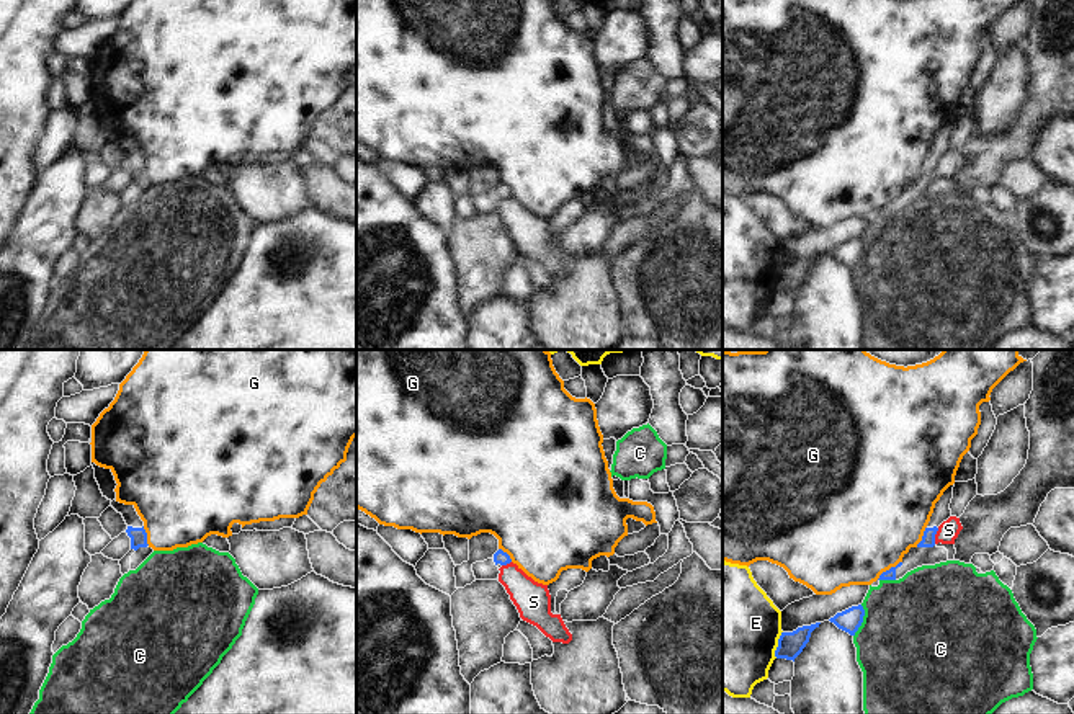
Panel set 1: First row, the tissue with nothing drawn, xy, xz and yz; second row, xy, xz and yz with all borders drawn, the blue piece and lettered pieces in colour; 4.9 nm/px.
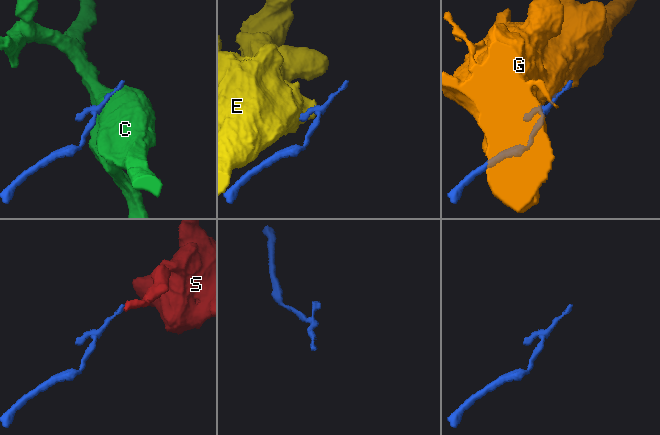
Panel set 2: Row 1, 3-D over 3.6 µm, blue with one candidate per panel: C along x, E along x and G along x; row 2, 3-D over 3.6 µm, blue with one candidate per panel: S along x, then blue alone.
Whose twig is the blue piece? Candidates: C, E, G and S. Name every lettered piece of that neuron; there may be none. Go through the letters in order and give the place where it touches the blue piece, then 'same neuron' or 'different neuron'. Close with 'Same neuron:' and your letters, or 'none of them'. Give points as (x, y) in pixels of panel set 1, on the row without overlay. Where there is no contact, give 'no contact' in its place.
C: contact yz (862, 255); different neuron
E: contact yz (778, 278); different neuron
G: contact yz (890, 203); different neuron
S: contact yz (934, 170); different neuron
Same neuron: none of them

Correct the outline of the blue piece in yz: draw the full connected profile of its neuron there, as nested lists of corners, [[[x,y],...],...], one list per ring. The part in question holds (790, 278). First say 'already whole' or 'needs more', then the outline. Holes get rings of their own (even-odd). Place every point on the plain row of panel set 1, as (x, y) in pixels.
already whole; [[[821,257],[798,261],[793,266],[781,266],[778,273],[778,281],[775,284],[776,292],[793,294],[803,286],[809,276],[811,266],[819,261]]]

